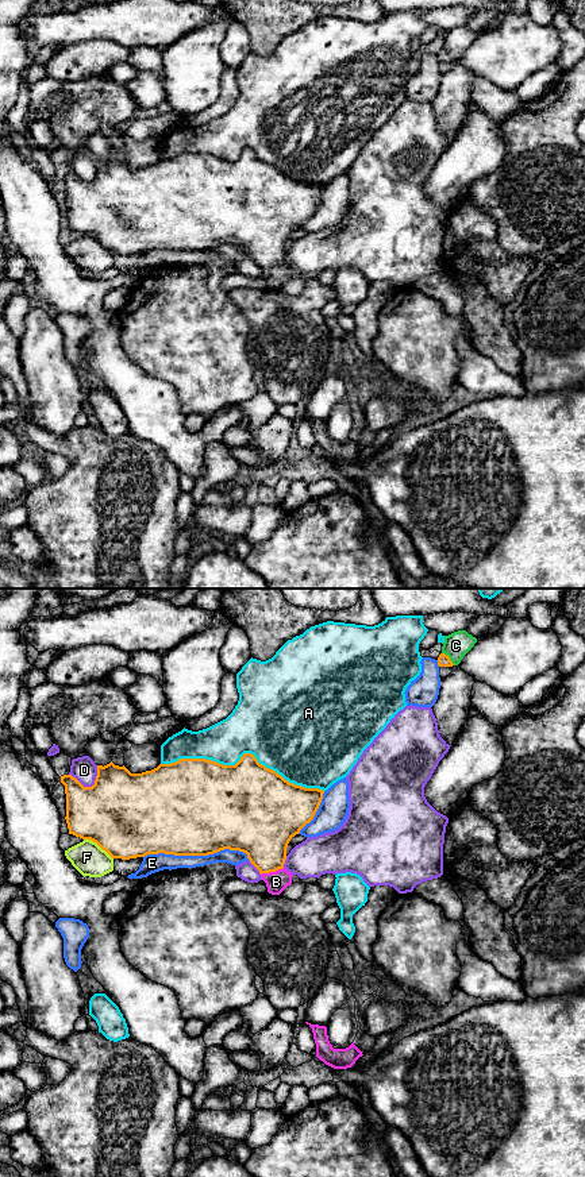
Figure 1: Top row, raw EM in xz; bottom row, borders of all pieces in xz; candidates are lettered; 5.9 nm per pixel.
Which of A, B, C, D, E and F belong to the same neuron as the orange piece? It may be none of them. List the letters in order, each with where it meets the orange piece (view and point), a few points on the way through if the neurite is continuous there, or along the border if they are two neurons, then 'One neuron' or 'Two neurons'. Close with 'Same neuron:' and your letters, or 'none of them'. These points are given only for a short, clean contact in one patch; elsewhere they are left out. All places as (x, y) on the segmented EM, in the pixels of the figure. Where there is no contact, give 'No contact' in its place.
A: Touches orange at xz (243, 755). Two neurons
B: Touches orange at xz (272, 871). Path across: xz (262, 830), (272, 871), (276, 882). One neuron
C: Touches orange at xz (449, 658). Two neurons
D: Touches orange at xz (89, 787). Two neurons
E: Touches orange at xz (197, 855). Two neurons
F: Touches orange at xz (99, 845). Two neurons
Same neuron: B

